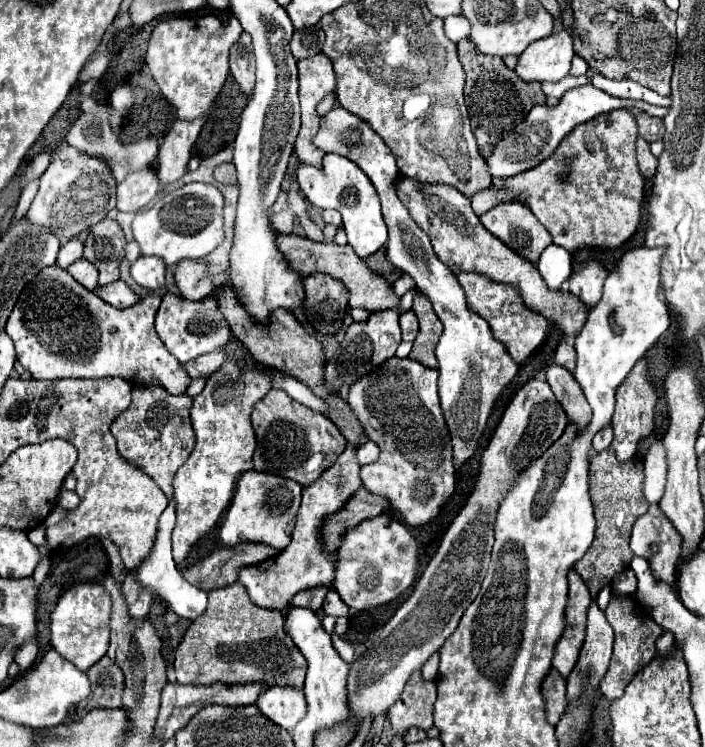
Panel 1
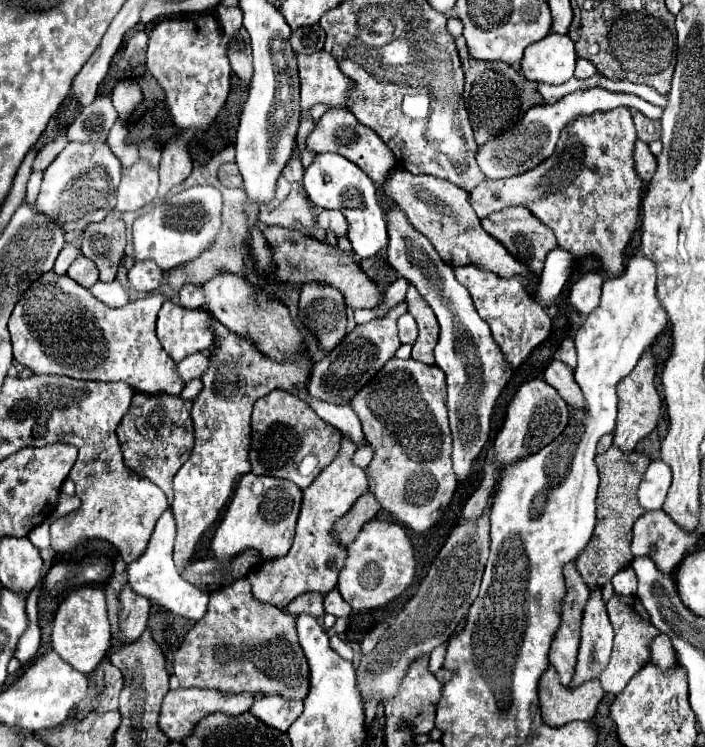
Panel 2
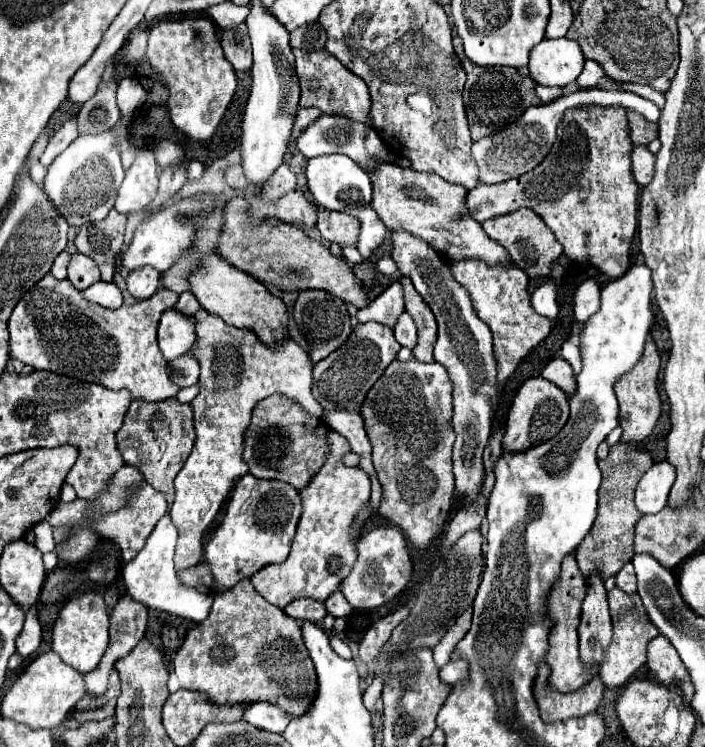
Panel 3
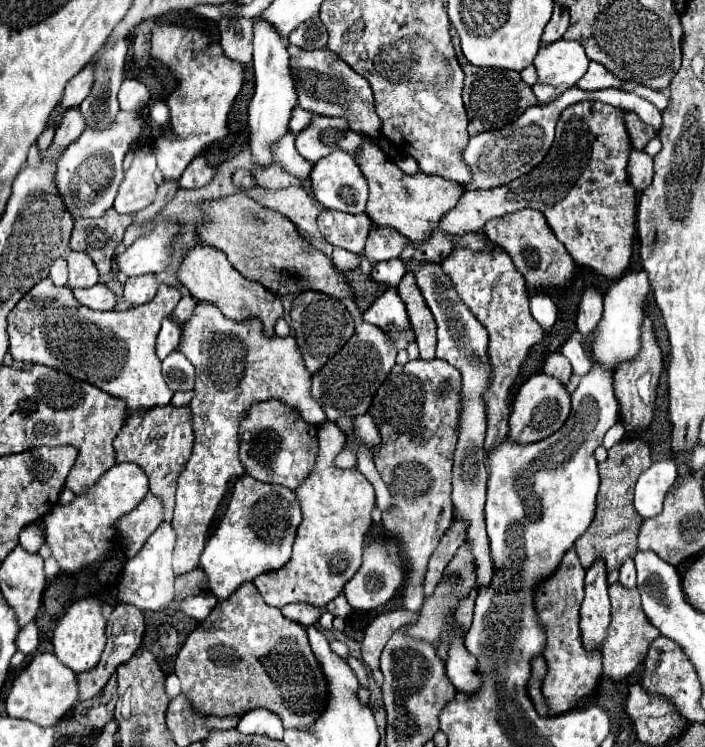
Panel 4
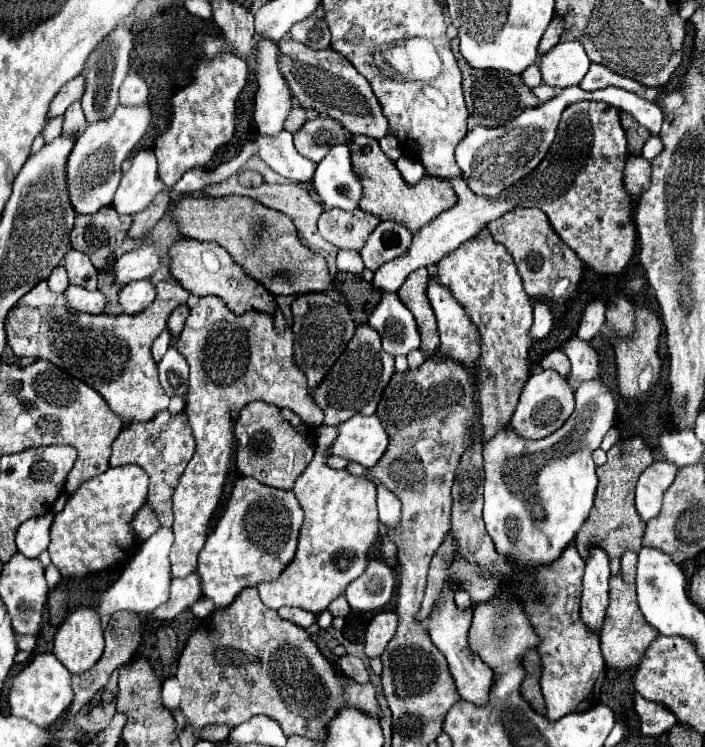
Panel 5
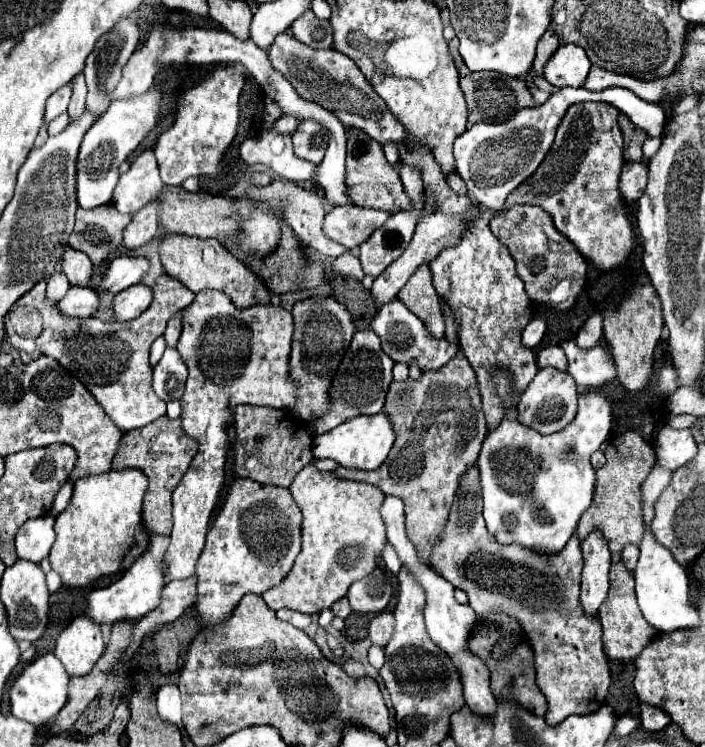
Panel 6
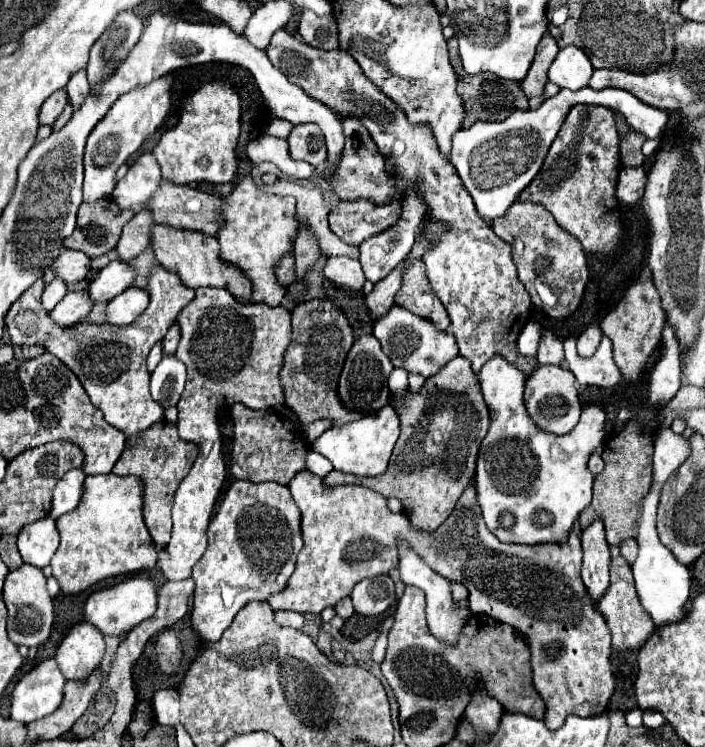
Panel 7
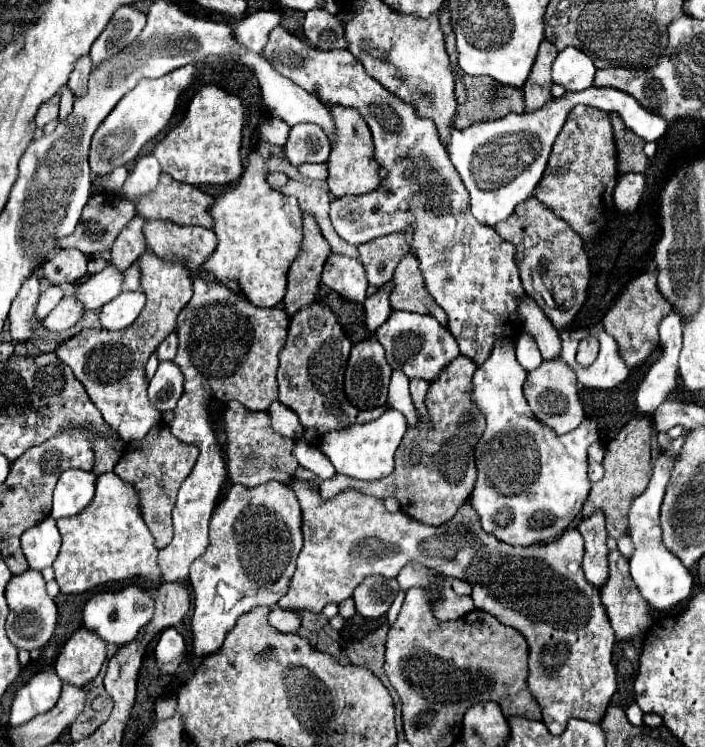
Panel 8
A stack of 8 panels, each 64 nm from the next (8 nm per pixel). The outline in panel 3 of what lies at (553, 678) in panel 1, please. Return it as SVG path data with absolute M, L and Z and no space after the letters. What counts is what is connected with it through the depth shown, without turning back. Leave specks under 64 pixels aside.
M542 662L534 682L534 696L544 722L552 724L558 720L582 718L590 712L596 712L604 690L574 690L570 694L562 694L548 686L548 678L550 678L550 666Z

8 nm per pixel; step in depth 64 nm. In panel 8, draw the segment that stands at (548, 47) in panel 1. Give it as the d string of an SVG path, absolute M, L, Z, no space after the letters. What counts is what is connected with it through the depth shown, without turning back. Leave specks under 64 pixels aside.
M564 48L558 52L552 64L552 80L566 90L584 90L592 86L594 80L594 64L592 60L576 48Z

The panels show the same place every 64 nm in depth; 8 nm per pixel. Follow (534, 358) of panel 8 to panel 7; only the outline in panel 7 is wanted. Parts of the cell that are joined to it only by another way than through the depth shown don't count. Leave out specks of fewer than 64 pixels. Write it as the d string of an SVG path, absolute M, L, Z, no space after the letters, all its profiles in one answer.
M528 322L524 326L524 330L520 332L520 338L518 338L518 350L520 350L520 354L534 358L536 350L538 350L540 336L542 336L542 326L536 324L536 322Z

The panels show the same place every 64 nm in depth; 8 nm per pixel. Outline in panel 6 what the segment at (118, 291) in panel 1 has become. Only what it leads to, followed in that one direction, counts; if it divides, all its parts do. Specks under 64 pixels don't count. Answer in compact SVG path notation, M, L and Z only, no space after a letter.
M72 286L66 296L58 302L58 308L66 316L76 316L76 318L86 318L92 316L100 306L100 298L96 290L92 288L80 288Z

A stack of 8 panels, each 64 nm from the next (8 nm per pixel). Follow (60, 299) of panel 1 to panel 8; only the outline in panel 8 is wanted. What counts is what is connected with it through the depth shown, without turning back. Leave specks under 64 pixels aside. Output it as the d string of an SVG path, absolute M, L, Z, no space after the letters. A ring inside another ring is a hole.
M144 252L138 258L142 268L142 290L146 294L146 306L132 326L112 332L84 328L76 336L56 346L56 356L64 360L74 376L84 384L90 400L102 412L104 420L120 434L124 442L142 440L152 426L162 422L160 410L148 402L148 380L144 364L158 344L176 328L178 312L192 298L192 282L188 282L186 268L180 262L164 262L152 252ZM30 276L28 282L22 286L20 294L14 298L8 320L10 320L10 334L14 342L28 342L36 336L36 324L42 320L36 318L36 302L40 296L40 278Z

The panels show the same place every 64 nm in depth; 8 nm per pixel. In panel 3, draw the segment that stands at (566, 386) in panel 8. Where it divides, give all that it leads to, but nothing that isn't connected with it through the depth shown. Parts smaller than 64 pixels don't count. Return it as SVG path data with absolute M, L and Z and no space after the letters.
M542 376L530 378L520 386L520 390L508 410L502 450L512 454L512 452L524 452L532 446L544 444L562 430L566 420L568 420L568 396L558 386L544 380Z

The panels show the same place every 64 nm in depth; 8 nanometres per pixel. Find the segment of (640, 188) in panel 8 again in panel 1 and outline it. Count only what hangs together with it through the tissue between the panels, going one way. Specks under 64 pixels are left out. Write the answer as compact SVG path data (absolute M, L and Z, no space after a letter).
M638 138L638 142L636 142L636 158L638 158L638 166L640 166L640 172L644 174L644 178L652 178L658 168L658 158L650 152L650 146L644 138Z

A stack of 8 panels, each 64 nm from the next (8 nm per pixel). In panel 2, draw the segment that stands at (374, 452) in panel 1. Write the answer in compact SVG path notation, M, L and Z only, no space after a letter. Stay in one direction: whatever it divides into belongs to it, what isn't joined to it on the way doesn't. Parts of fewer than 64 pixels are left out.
M360 446L358 450L356 450L356 454L354 454L354 458L352 458L352 462L356 464L356 466L360 466L360 468L366 468L368 464L370 464L370 460L372 460L372 446Z

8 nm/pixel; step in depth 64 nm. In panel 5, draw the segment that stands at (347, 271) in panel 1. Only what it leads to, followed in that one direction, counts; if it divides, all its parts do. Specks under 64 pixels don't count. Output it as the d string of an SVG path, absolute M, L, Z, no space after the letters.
M180 196L172 204L180 232L200 242L216 242L232 254L232 260L254 280L262 282L274 296L326 292L334 288L324 256L308 250L292 226L292 220L278 210L244 196Z

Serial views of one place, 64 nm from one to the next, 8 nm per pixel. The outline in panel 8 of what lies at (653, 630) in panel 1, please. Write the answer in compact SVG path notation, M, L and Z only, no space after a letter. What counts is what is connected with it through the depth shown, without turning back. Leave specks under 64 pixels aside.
M610 552L608 556L610 562L610 578L606 582L606 586L600 590L600 598L602 598L602 606L610 618L610 624L614 628L616 640L634 640L640 638L646 628L652 626L652 616L648 610L648 604L644 602L644 598L640 596L640 592L636 590L636 584L630 578L630 570L628 570L628 560L618 552Z

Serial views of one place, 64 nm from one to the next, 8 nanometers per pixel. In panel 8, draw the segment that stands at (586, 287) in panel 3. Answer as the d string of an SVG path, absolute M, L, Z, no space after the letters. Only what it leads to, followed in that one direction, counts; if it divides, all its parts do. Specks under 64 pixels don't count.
M588 336L588 338L580 340L580 346L578 346L578 354L576 354L576 358L578 358L578 362L580 362L582 366L590 366L590 364L594 362L596 354L598 354L598 342L596 342L596 338Z

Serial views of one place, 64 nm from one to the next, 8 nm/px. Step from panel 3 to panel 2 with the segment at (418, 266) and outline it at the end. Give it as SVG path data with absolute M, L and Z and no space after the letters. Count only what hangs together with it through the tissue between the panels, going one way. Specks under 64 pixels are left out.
M388 206L386 224L388 264L416 286L420 296L434 310L440 324L440 340L434 348L434 356L436 366L446 374L446 408L453 440L452 464L456 476L466 480L472 472L474 460L490 436L490 416L496 398L512 376L512 366L504 362L504 354L500 354L500 346L496 346L492 340L490 326L478 316L468 290L456 282L454 270L442 262L428 238L424 238L424 234L420 234L408 222L408 218L396 210L396 206Z

